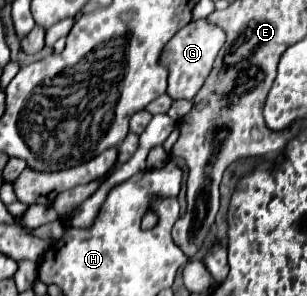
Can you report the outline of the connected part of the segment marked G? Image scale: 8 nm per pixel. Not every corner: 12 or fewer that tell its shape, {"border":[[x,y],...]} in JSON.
{"border":[[207,19],[165,45],[167,95],[193,99],[227,41]]}

